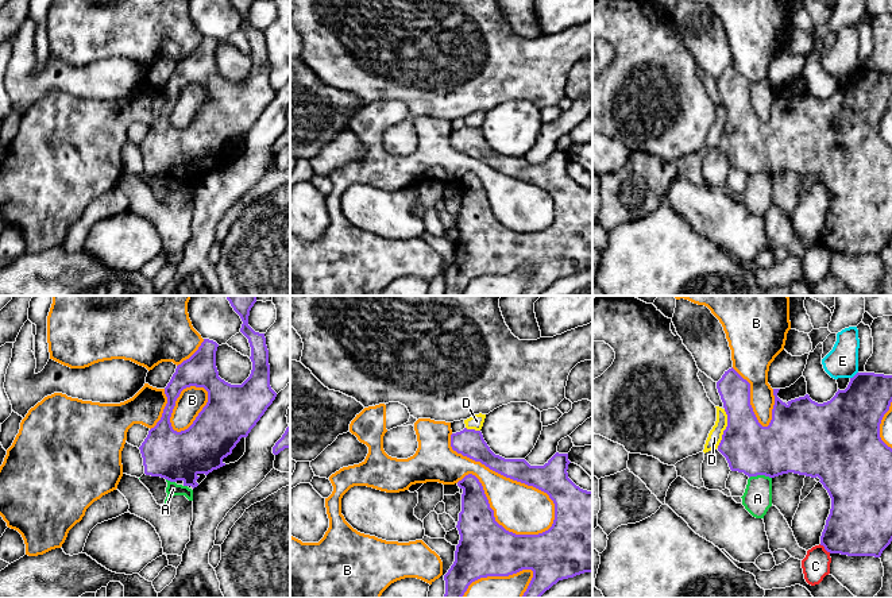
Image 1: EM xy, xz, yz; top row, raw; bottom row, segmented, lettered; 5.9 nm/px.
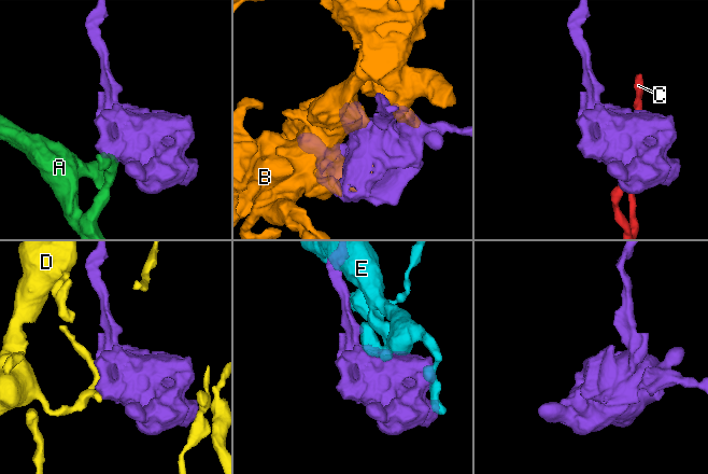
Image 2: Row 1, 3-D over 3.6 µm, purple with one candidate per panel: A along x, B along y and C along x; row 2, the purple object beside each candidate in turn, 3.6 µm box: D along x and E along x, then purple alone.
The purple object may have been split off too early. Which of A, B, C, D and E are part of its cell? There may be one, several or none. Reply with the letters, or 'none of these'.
none of these

